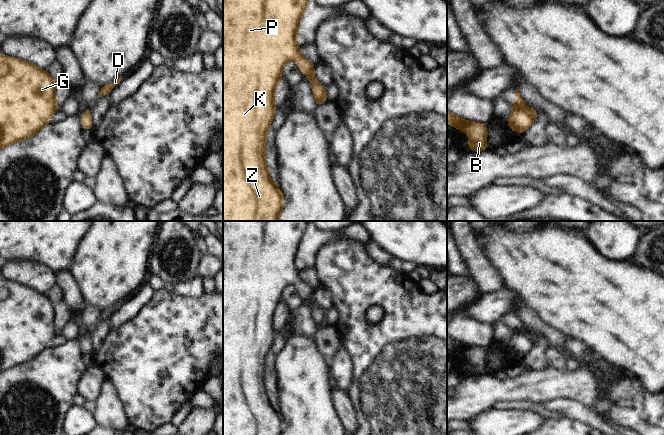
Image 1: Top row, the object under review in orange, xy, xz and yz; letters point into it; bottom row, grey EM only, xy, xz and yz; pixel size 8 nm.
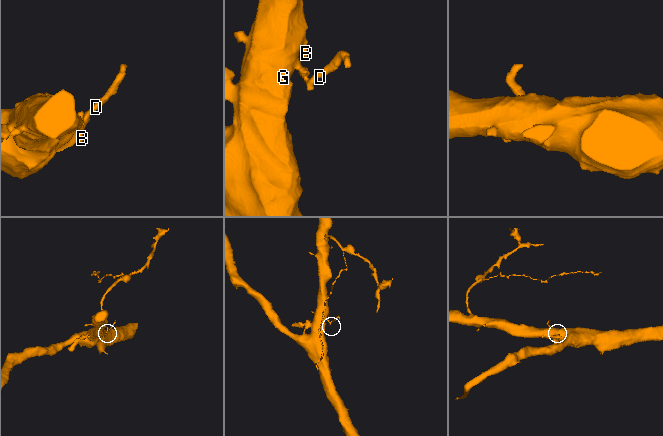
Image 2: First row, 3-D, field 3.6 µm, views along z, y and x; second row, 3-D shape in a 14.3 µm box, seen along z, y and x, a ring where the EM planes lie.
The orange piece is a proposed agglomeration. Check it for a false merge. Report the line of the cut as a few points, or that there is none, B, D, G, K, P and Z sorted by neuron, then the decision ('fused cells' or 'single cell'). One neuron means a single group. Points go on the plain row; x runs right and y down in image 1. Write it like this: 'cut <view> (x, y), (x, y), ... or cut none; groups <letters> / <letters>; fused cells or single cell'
cut yz (526, 332), (526, 336), (532, 345); groups B G K P Z / D; fused cells

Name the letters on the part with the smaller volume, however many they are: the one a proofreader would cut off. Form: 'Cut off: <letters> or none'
Cut off: D

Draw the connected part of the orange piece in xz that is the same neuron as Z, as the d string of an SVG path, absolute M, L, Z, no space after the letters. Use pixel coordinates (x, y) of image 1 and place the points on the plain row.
M223 221L223 435L282 435L284 418L270 402L266 390L266 362L275 338L275 316L282 302L282 293L288 285L298 288L300 295L314 301L314 289L300 278L296 261L302 239L306 235L310 221Z

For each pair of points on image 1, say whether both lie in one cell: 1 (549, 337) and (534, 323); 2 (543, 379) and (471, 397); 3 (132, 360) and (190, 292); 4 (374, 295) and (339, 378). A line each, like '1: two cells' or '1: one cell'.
1: one cell
2: one cell
3: two cells
4: two cells

